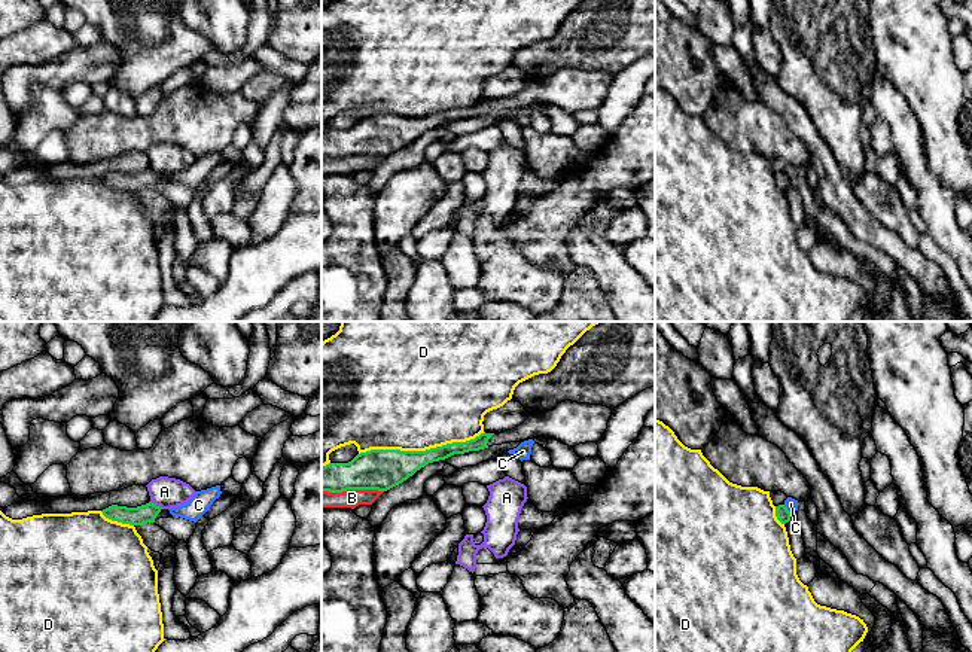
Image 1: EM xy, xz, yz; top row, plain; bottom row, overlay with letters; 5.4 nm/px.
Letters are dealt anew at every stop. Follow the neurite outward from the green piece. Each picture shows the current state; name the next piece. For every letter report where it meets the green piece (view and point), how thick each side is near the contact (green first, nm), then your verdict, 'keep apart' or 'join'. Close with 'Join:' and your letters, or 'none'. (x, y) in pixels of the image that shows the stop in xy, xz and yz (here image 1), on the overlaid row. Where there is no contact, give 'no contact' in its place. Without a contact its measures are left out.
A: contact xy (155, 505); calibres 100 and 170 nm; keep apart
B: contact xz (352, 488); calibres 220 and 100 nm; keep apart
C: contact yz (786, 509); calibres 80 and 70 nm; keep apart
D: contact xz (421, 451); calibres 220 and 480 nm; keep apart
Join: none

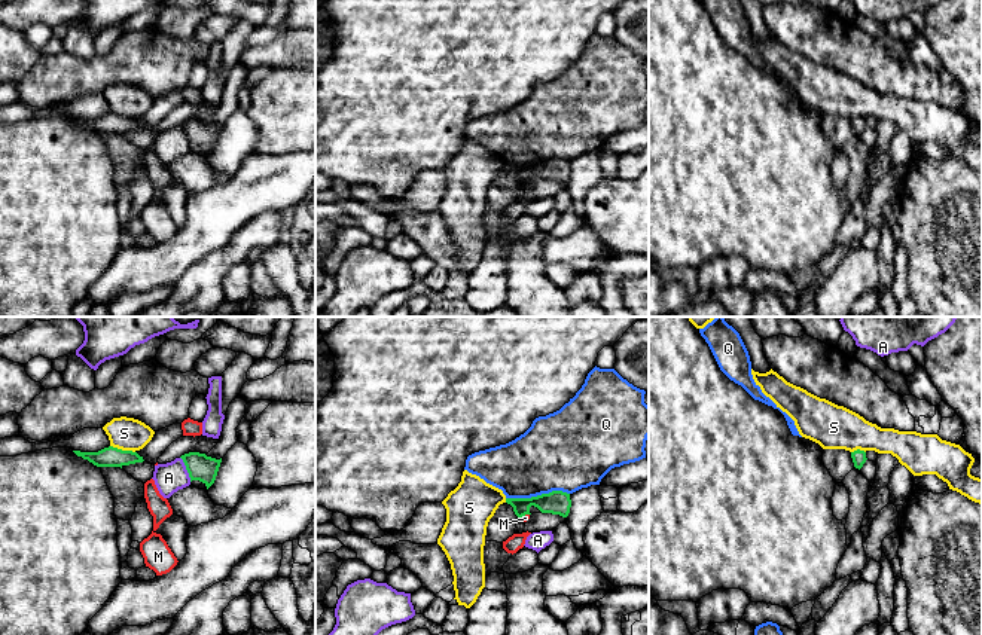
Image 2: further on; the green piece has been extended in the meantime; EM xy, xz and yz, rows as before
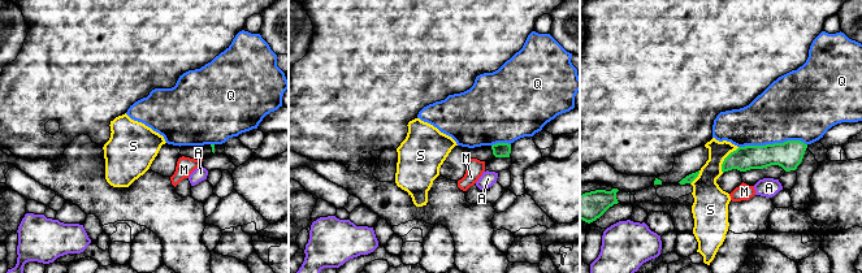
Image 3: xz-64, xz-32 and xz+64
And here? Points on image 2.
A: contact xy (186, 469); calibres 140 and 160 nm; keep apart
M: contact xz (524, 515); calibres 130 and 40 nm; keep apart
Q: contact xz (537, 495); calibres 130 and 400 nm; keep apart
S: contact xy (121, 449); calibres 110 and 180 nm; keep apart
Join: none

